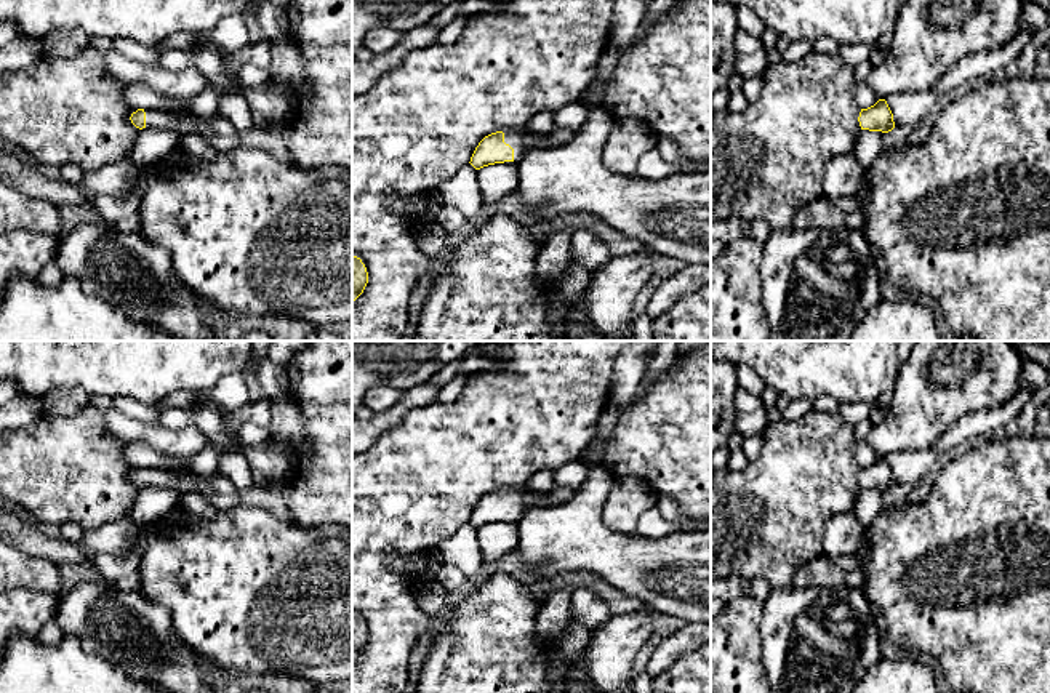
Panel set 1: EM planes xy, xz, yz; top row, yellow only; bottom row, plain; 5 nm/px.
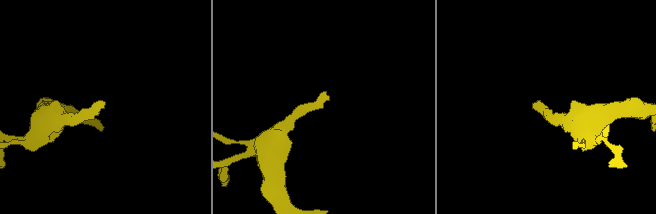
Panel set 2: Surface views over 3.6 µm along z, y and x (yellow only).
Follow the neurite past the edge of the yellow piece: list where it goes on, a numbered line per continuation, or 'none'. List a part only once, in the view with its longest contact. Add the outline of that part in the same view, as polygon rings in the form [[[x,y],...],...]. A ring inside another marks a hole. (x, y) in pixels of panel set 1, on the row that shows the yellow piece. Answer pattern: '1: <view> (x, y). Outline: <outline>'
1: xz (520, 140). Outline: [[[525,128],[504,130],[504,142],[514,149],[514,162],[522,155],[527,149],[541,149],[541,147],[554,147],[555,144],[549,141],[546,136],[530,133]]]

